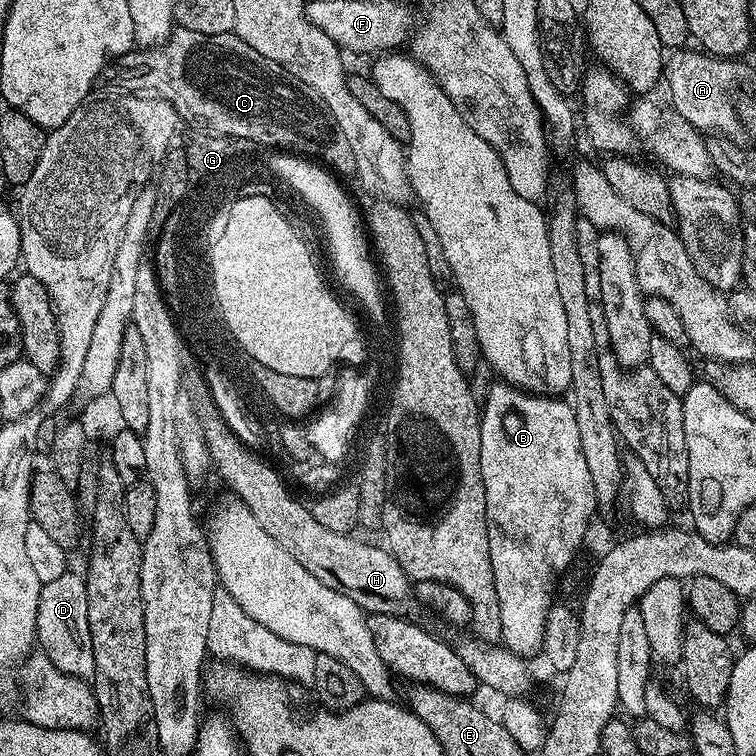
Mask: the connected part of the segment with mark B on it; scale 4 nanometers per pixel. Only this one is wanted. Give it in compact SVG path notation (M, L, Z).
M496 382L496 385L488 392L488 397L483 397L482 411L480 413L480 469L482 470L482 482L484 483L484 489L486 490L486 518L488 519L488 541L490 542L490 562L494 566L494 580L496 582L496 589L498 590L498 602L502 606L502 634L500 640L503 647L508 648L516 656L523 656L525 658L531 658L535 652L539 653L544 646L544 627L548 621L548 614L553 607L554 601L552 601L552 595L556 592L556 579L567 570L572 564L572 559L576 556L576 551L581 551L584 535L586 530L593 527L594 520L592 515L598 512L598 505L596 503L596 495L594 494L594 478L590 478L590 466L586 466L586 454L582 454L582 438L578 438L578 418L574 414L571 403L567 399L557 398L554 396L538 396L535 392L526 392L522 388L514 388L511 384L505 384L503 382Z

